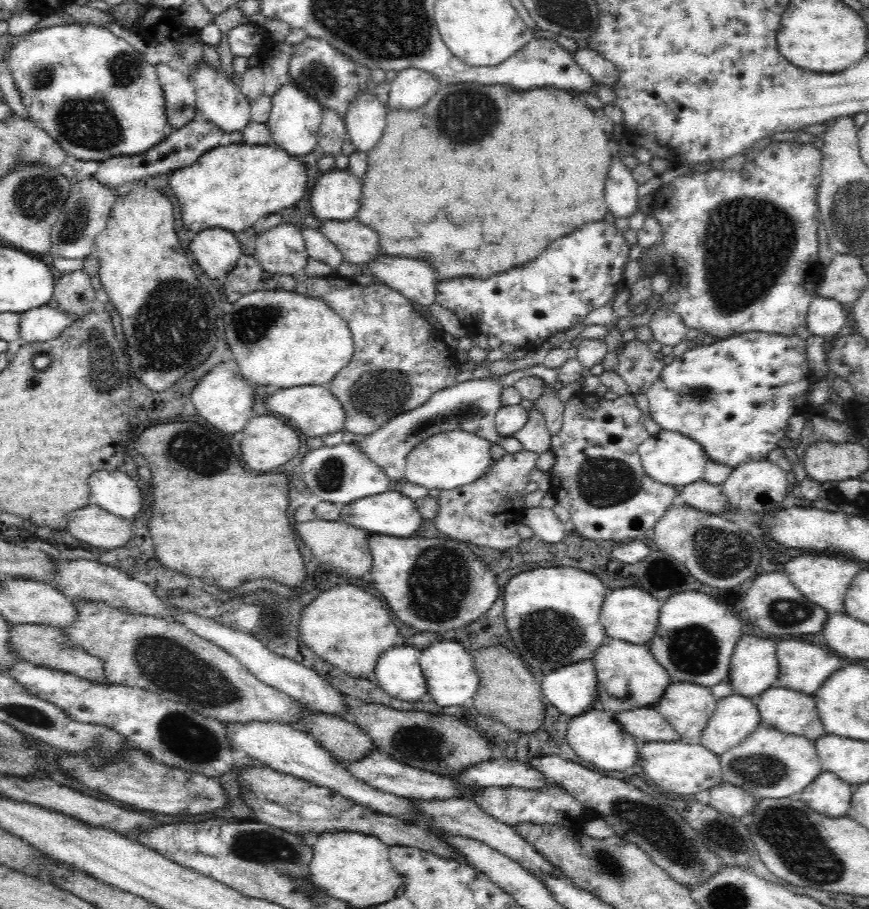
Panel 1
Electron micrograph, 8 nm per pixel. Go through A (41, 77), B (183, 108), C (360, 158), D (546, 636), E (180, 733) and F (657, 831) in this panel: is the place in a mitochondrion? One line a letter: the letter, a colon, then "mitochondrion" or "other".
A: mitochondrion
B: mitochondrion
C: other
D: mitochondrion
E: mitochondrion
F: mitochondrion

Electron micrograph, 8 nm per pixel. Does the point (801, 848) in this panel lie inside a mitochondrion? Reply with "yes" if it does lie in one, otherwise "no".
yes

